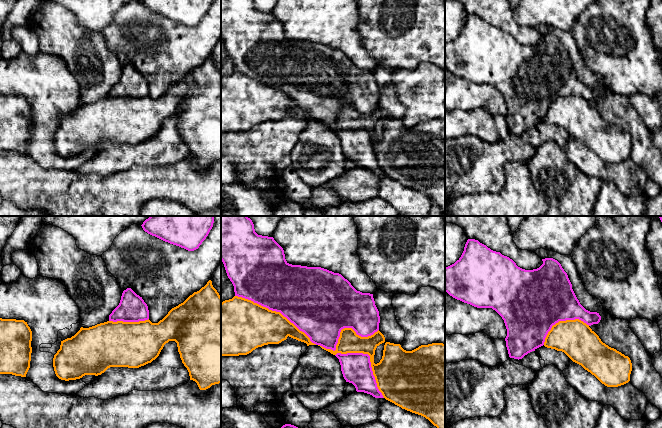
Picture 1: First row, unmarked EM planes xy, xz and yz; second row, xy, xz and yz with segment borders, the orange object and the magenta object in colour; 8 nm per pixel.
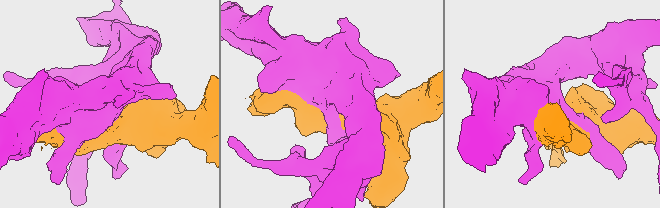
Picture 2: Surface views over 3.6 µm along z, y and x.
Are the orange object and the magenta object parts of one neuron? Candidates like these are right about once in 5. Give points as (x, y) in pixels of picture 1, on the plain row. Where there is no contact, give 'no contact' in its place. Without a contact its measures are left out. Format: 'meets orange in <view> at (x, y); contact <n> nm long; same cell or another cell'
meets orange in xz at (275, 87); contact 750 nm long; another cell

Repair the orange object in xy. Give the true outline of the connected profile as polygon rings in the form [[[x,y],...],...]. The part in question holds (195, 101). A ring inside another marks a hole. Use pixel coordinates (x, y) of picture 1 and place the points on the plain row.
[[[211,56],[183,79],[172,84],[158,99],[152,99],[149,95],[139,98],[107,97],[89,104],[81,103],[74,112],[61,117],[60,125],[53,134],[53,143],[56,152],[65,157],[80,155],[85,151],[98,152],[110,143],[139,144],[155,136],[169,117],[177,119],[180,134],[189,148],[190,156],[195,157],[200,166],[221,159],[221,72]]]

